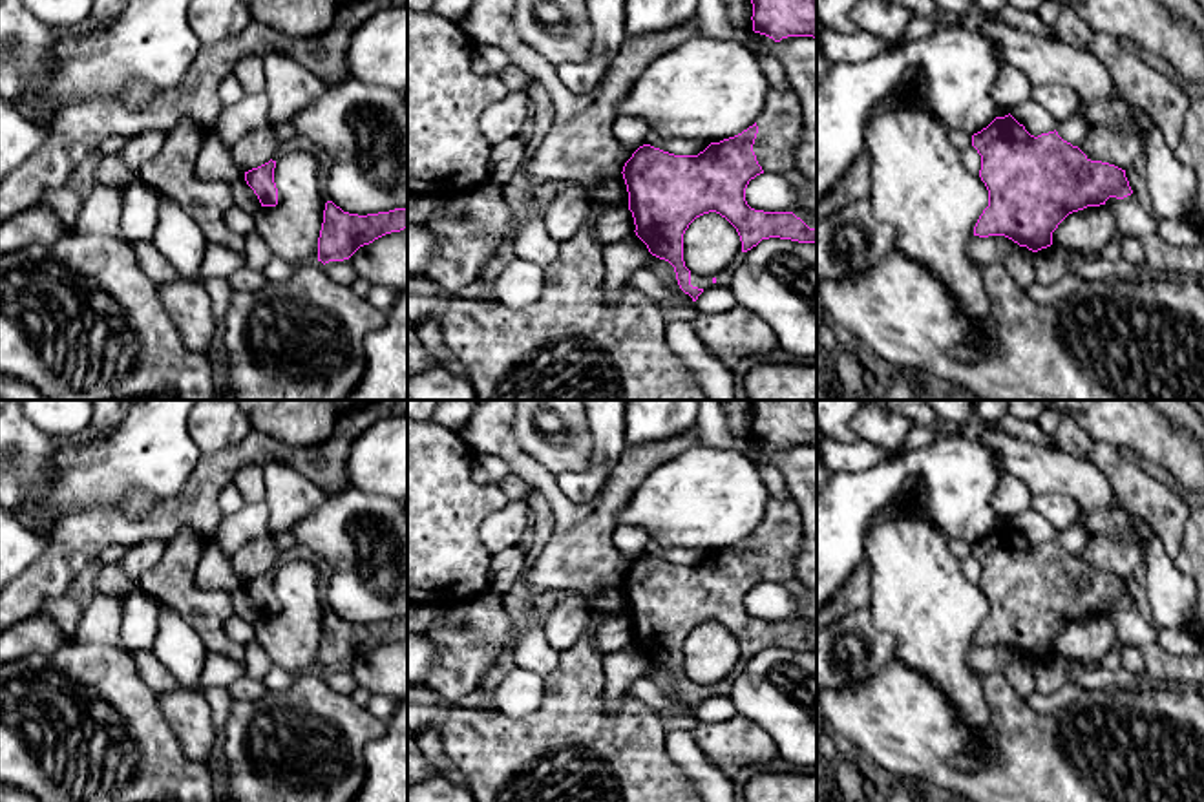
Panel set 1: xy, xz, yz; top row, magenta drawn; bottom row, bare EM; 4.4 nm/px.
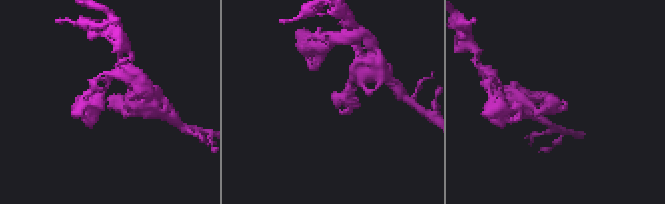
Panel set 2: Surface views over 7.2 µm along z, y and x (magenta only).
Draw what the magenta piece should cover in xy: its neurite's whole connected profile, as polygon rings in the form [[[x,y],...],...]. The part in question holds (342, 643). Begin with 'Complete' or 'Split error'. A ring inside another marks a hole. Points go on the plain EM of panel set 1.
Complete. [[[327,610],[318,647],[318,670],[325,674],[349,669],[360,656],[406,636],[407,617],[358,625],[343,621],[333,610]]]

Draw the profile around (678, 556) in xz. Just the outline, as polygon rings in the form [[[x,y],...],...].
[[[650,539],[645,544],[645,554],[650,554],[654,557],[660,557],[660,559],[674,563],[674,565],[698,565],[711,552],[707,552],[707,550],[687,550],[687,548],[665,548],[660,543]]]

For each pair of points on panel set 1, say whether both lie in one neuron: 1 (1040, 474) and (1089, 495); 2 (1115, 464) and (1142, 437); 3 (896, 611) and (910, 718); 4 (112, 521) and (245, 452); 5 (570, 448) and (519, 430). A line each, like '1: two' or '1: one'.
1: one
2: two
3: two
4: one
5: one

